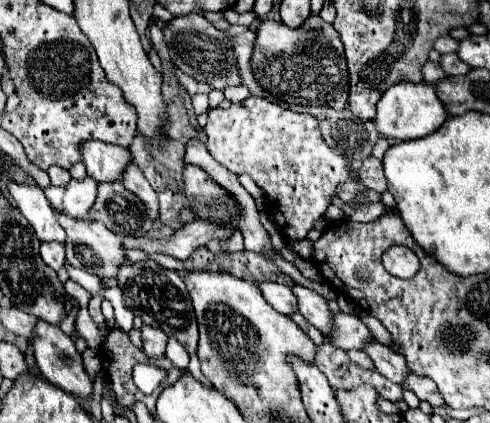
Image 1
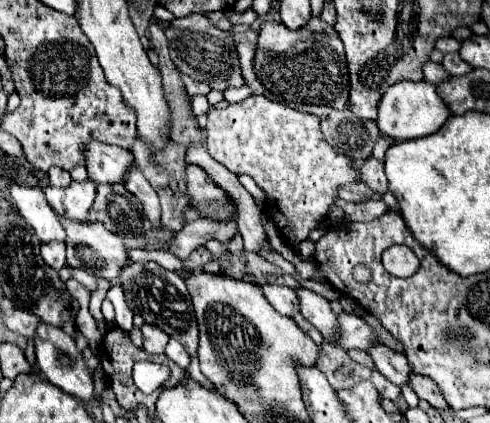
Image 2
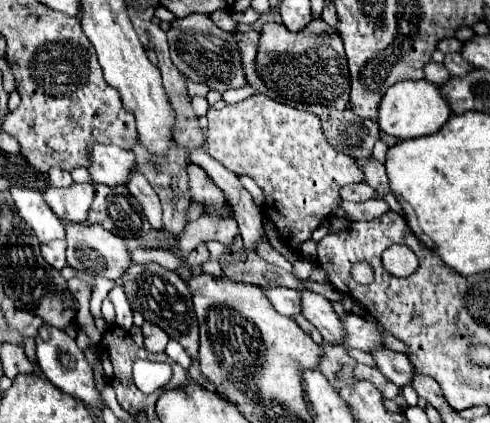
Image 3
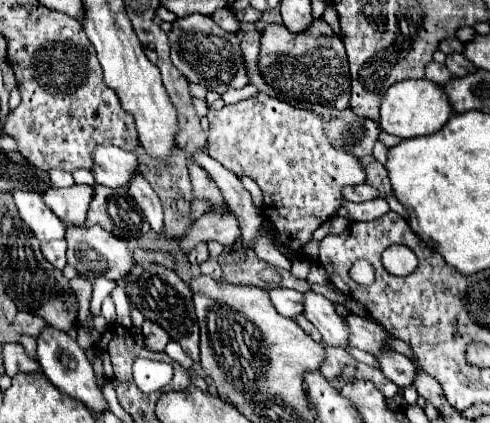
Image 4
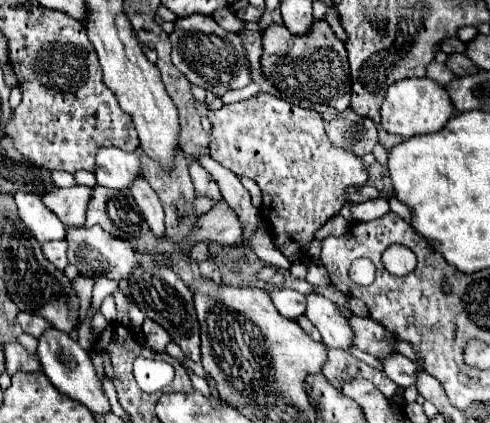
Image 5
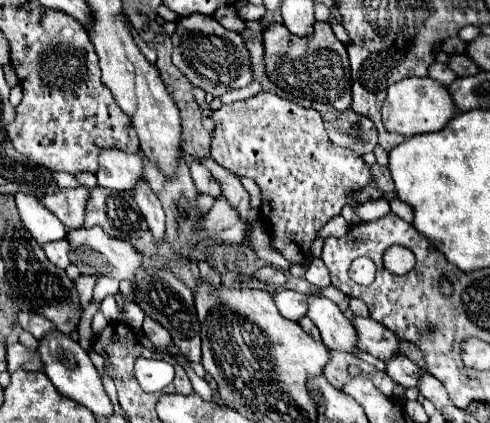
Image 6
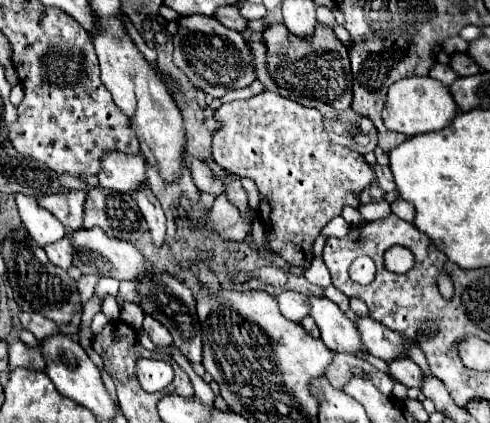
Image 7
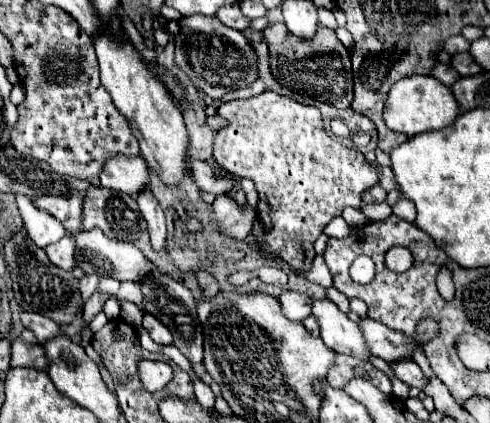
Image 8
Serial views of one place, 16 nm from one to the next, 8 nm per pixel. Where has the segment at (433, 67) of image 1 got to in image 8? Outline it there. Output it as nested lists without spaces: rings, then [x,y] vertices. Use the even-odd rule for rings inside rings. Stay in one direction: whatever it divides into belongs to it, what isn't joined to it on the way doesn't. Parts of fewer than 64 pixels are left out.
[[[436,64],[436,68],[432,70],[432,76],[438,78],[446,86],[452,86],[460,78],[460,74],[450,68],[450,64]]]

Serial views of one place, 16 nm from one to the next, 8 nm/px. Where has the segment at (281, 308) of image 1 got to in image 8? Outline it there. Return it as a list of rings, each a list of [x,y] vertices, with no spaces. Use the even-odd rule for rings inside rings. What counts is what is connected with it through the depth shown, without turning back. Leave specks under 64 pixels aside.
[[[284,292],[280,294],[280,304],[284,314],[290,320],[304,320],[312,314],[312,298],[306,294],[298,294],[298,292]]]

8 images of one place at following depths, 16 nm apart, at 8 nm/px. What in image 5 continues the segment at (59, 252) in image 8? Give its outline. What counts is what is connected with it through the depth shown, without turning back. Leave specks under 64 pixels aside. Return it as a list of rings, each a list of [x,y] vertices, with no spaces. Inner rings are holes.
[[[56,240],[56,242],[48,242],[42,246],[46,258],[60,270],[64,270],[68,266],[68,242],[66,240]]]

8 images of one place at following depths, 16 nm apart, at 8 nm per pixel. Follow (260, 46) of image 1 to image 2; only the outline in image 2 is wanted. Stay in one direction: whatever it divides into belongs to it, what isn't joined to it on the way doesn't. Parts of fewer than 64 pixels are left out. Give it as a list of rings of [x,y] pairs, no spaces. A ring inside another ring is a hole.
[[[312,18],[304,28],[290,32],[284,24],[266,22],[260,30],[254,58],[256,76],[282,104],[324,104],[336,110],[348,106],[350,74],[338,32],[320,18]]]

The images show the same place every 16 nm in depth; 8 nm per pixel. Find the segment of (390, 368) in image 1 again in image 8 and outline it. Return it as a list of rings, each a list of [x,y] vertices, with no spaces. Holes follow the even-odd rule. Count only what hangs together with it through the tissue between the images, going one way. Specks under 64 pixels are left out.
[[[400,360],[400,364],[392,364],[392,368],[396,376],[408,386],[416,386],[418,390],[424,390],[424,386],[428,384],[428,378],[422,374],[420,366],[414,360]]]

